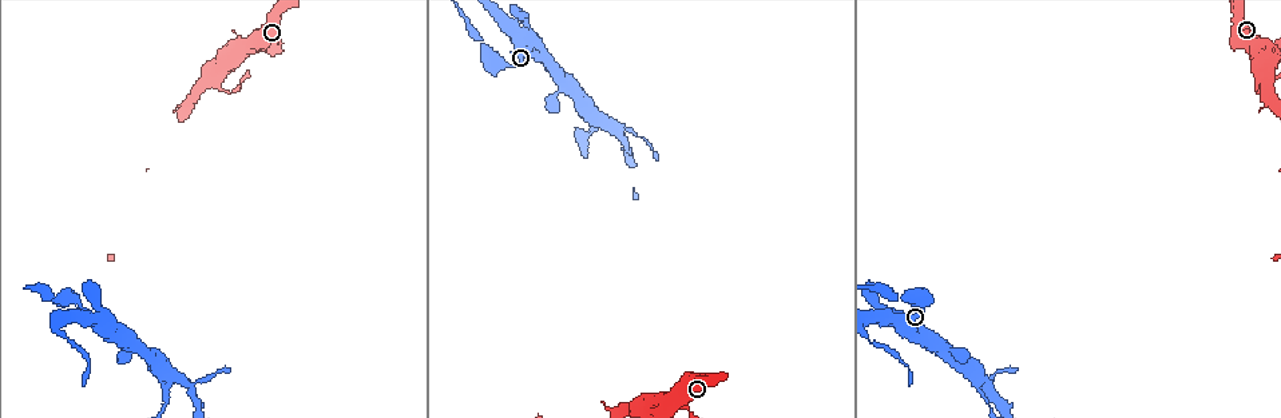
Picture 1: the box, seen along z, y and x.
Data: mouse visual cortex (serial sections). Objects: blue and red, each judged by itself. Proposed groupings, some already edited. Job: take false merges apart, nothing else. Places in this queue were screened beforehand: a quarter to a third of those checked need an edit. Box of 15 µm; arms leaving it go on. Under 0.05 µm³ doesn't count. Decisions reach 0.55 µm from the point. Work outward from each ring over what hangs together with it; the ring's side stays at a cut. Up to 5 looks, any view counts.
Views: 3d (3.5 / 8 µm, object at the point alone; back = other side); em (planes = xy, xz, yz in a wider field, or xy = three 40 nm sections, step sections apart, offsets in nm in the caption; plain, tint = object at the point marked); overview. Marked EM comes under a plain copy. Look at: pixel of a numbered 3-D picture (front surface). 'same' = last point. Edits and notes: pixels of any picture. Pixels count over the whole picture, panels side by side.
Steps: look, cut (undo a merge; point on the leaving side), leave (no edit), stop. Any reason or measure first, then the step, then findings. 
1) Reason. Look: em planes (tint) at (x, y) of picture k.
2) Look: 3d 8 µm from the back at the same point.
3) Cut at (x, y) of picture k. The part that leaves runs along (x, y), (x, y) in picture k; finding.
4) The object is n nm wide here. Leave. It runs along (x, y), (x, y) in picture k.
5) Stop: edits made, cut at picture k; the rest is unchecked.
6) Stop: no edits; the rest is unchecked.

Sharp bend. Look: 3d 3.5 µm at (119, 330) of picture 1.

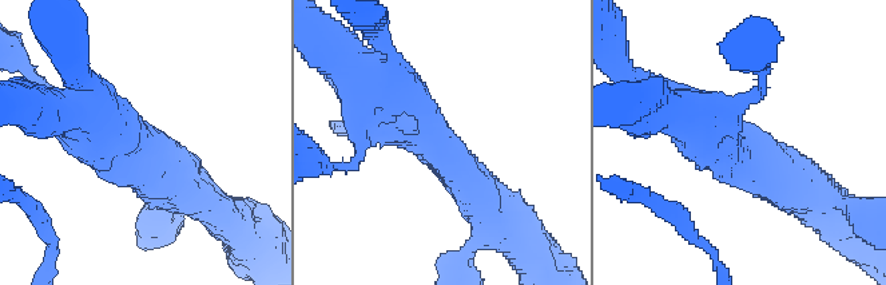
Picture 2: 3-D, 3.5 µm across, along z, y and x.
The arms are 350, 500 nm wide; now the EM. Look: em xy step 2 (tint) at (139, 139) of picture 2.

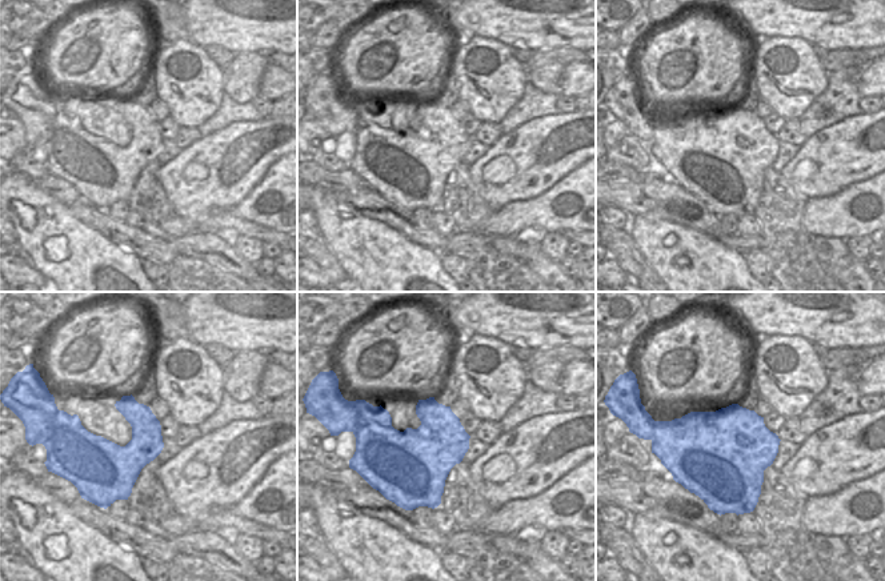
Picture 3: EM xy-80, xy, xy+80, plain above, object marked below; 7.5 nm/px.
Cut it another way. Look: em xy step 1 (tint) at the same point.

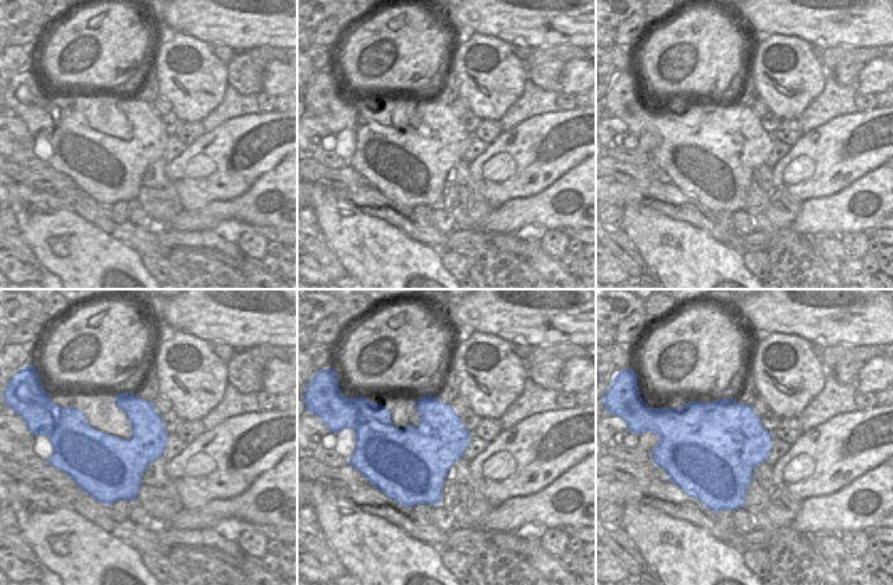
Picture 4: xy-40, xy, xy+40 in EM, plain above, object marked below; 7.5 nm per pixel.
Leave. It runs along (74, 129), (127, 157), (139, 115) in picture 2; one cell here.

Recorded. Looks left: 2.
A fork. Look: 3d 8 µm at (170, 370) of picture 1.

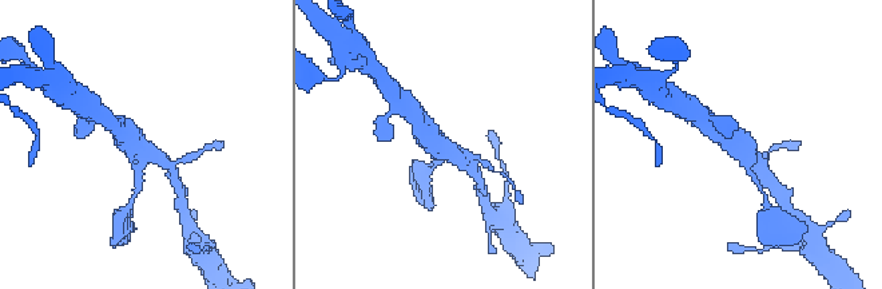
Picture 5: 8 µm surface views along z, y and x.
Shape alone is not enough. Look: em xy step 1 (tint) at (745, 148) of picture 5.

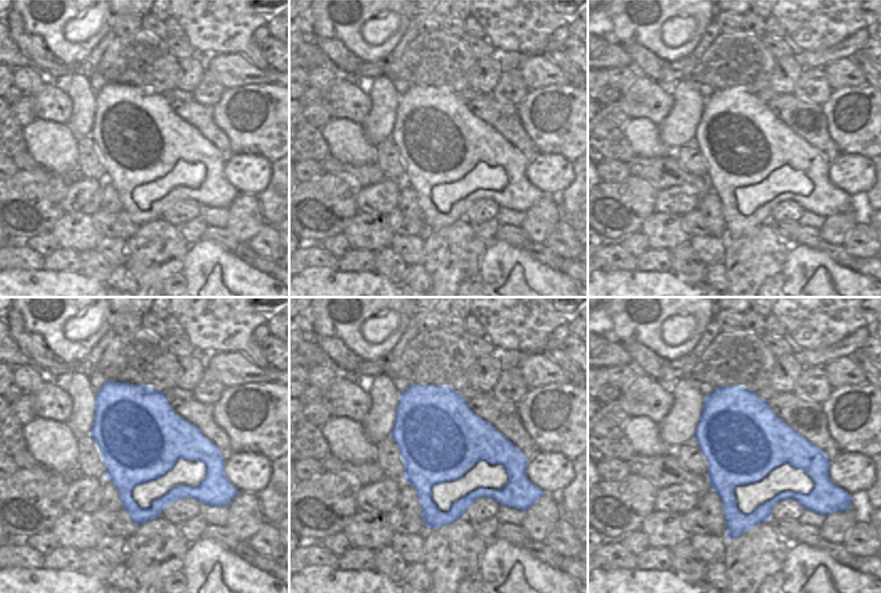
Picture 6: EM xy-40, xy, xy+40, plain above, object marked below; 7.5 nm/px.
Leave. It runs along (414, 117), (432, 142), (463, 159) in picture 5; continuous, no second cell.

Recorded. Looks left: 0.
Stop: no edits; the rest is unchecked.

